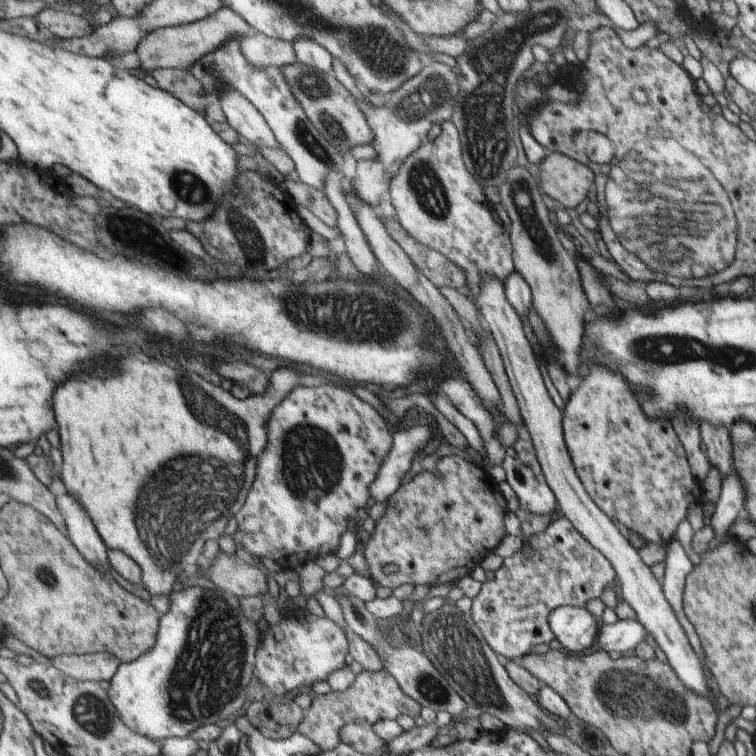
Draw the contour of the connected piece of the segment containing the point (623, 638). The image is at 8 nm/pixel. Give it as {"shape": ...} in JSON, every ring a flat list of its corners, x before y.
{"shape":[[638,620,617,621,605,624,596,635,597,649,608,652,628,652,634,650,647,634]]}

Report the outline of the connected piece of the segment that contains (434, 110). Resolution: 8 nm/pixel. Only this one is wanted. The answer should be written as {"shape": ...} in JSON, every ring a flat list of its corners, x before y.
{"shape":[[434,61,427,62,422,72,389,93,384,106,374,106,368,101,358,100,358,106,373,134,369,144,374,150,373,159,357,160,355,176,349,180,360,202,379,210,379,202,387,196,390,183,400,170,401,164,426,139,432,124,442,124,450,120,457,98,457,87,457,72,443,63]]}

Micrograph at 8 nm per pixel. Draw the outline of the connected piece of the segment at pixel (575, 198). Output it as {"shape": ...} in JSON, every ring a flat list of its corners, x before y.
{"shape":[[548,152,543,162,539,163,539,175,544,194,550,196,552,200,557,199,561,208,571,213,574,208,579,212,582,211,589,201,588,196,592,196,592,188,596,188,596,173,593,173,591,168,559,152]]}

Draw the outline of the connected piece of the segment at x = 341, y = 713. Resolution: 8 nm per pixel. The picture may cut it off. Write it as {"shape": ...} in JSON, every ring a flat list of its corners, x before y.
{"shape":[[380,669,374,672,361,671,355,675,352,686,344,692,331,691,325,695,313,695,311,706,304,711,302,722,308,728,304,730,304,736,315,741,322,751,327,751,338,746,339,732,344,726,358,724,371,727,380,719,396,719,400,714,416,718,422,712,422,705,403,691,392,673]]}

